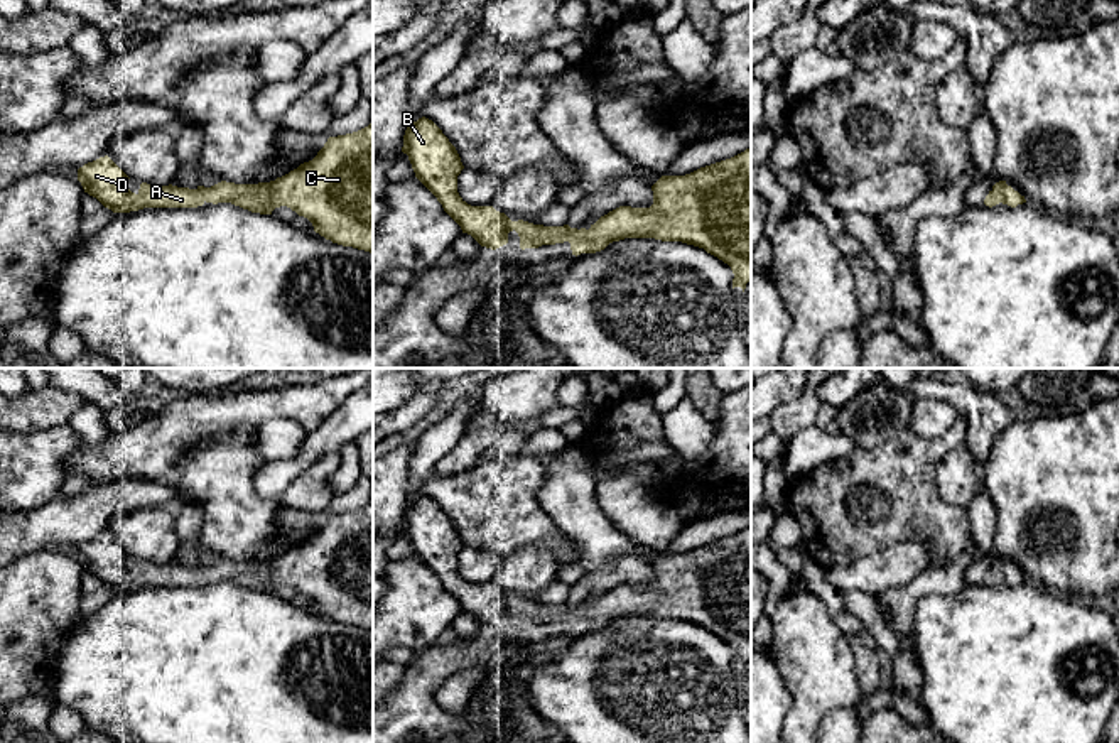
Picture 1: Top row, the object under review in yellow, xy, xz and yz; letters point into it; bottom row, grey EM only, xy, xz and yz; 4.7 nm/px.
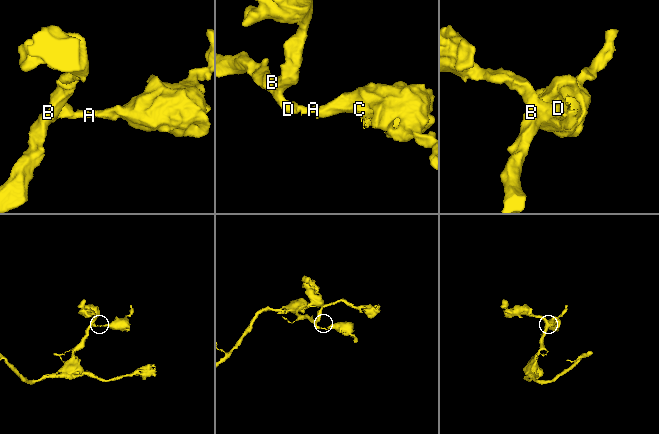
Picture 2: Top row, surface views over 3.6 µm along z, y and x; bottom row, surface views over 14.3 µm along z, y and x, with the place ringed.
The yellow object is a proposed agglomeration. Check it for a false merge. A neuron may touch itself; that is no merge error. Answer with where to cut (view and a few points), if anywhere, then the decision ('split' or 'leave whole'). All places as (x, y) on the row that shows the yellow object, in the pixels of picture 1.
no cut; leave whole

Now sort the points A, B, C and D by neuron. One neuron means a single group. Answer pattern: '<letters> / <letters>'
A B C D

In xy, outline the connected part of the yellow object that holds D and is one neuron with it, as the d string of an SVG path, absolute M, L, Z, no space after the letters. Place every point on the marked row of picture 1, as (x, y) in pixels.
M373 122L358 132L329 137L312 160L270 182L235 184L221 181L211 187L197 186L196 189L142 182L135 194L128 189L128 179L108 155L78 169L78 181L84 193L113 213L231 203L251 213L272 214L275 208L287 206L307 218L314 231L326 240L373 253Z

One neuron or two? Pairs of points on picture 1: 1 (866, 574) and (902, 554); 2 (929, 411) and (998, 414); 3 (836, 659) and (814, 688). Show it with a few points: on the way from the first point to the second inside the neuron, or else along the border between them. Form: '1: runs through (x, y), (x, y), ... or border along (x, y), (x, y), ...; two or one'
1: runs through (875, 574), (885, 571), (893, 563); one
2: border along (930, 397), (947, 401), (959, 414); two
3: runs through (829, 666), (819, 681); one

